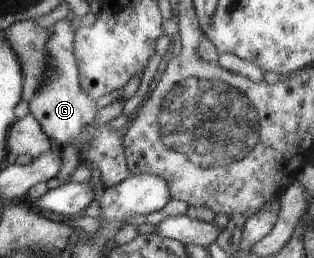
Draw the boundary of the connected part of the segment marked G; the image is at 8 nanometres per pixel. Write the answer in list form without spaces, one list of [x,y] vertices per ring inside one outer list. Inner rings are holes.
[[[66,19],[56,21],[47,28],[46,39],[46,77],[40,85],[40,89],[32,95],[28,102],[29,114],[36,119],[42,132],[50,141],[56,141],[58,148],[72,146],[77,150],[78,165],[87,168],[90,172],[97,169],[100,173],[102,188],[112,187],[124,181],[130,174],[126,166],[122,135],[119,129],[108,129],[108,123],[99,126],[94,117],[98,111],[96,100],[90,99],[86,93],[82,93],[79,85],[77,66],[73,57],[73,32],[70,22]]]

